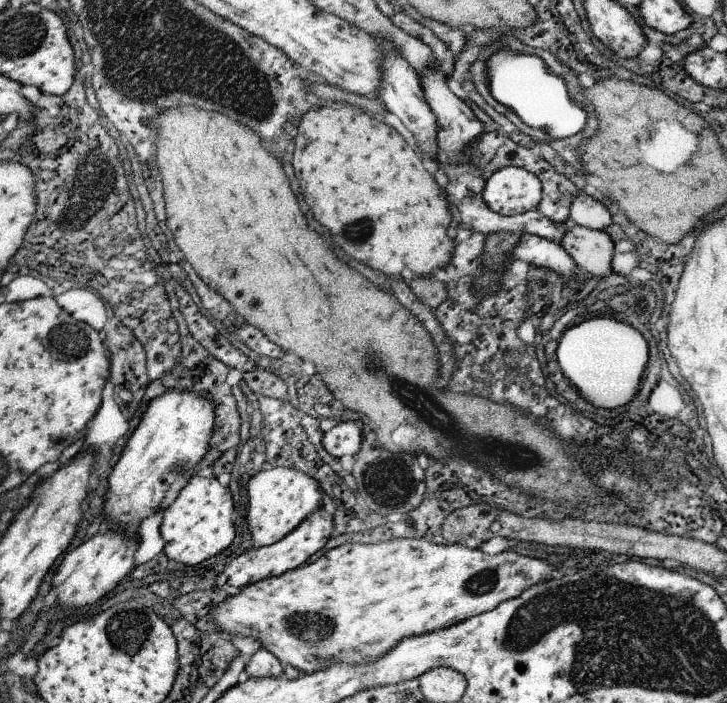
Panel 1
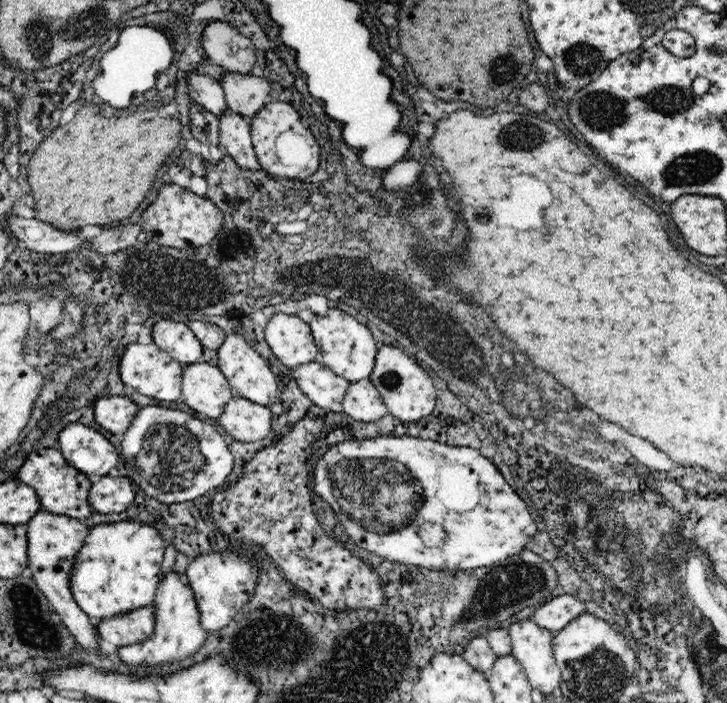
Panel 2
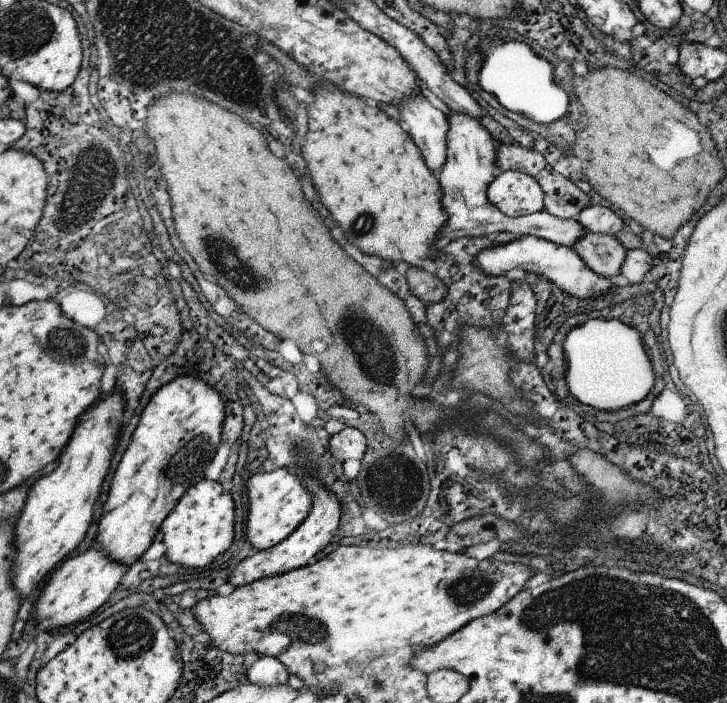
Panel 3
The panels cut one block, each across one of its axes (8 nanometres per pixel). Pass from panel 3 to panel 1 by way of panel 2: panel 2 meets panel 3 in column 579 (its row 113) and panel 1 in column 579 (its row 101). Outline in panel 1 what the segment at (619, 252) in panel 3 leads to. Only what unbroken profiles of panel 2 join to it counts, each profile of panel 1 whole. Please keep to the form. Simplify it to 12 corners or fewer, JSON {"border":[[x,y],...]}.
{"border":[[567,222],[559,246],[587,276],[611,274],[605,232]]}

